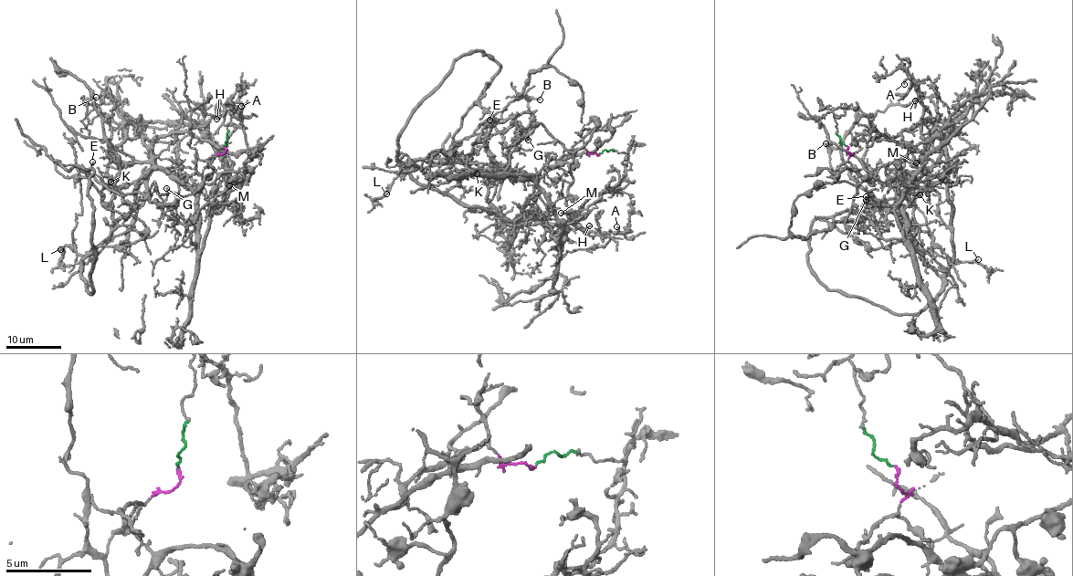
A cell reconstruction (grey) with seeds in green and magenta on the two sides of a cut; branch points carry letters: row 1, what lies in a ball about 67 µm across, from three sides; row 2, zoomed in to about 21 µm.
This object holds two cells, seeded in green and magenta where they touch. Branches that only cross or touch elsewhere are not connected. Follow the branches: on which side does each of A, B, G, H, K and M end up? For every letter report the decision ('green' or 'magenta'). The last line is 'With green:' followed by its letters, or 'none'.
A: green
B: magenta
G: magenta
H: green
K: magenta
M: green
With green: A, H, M

